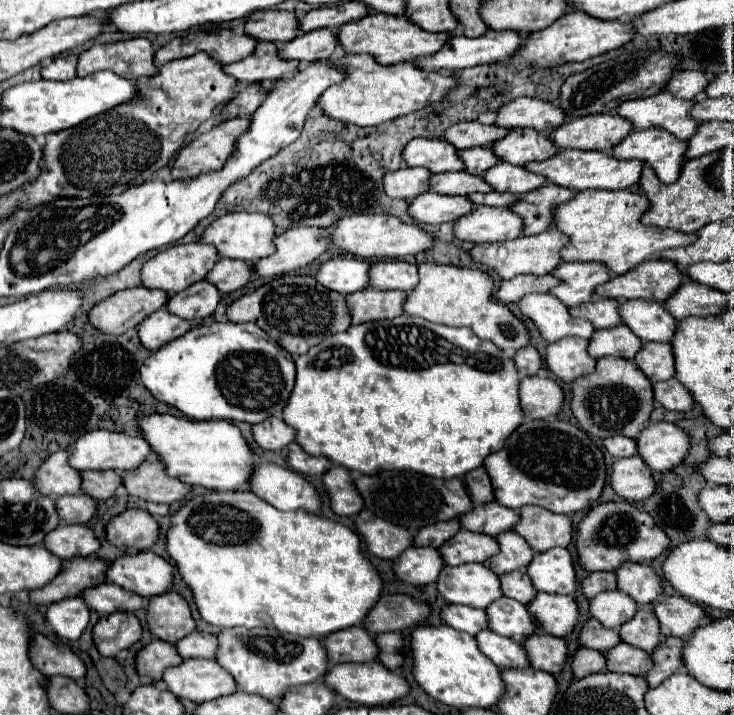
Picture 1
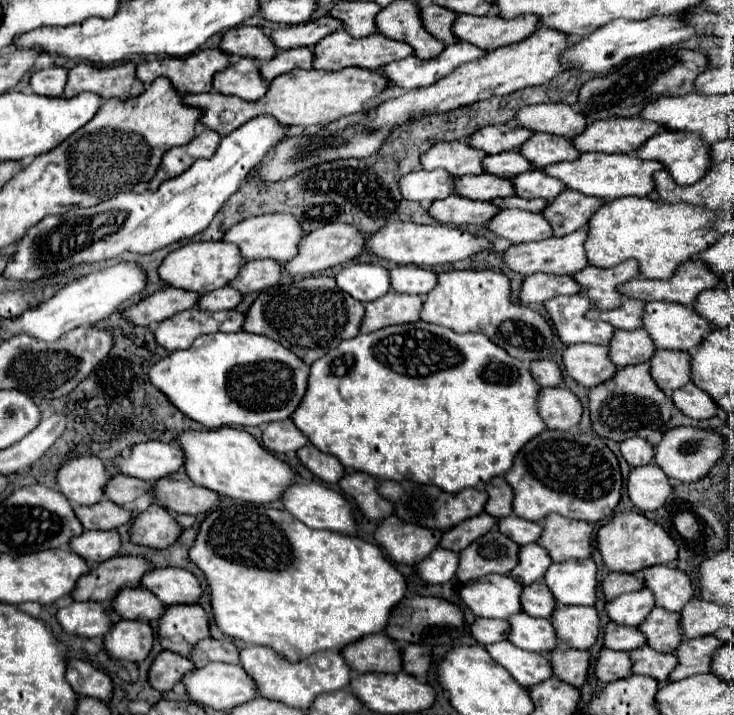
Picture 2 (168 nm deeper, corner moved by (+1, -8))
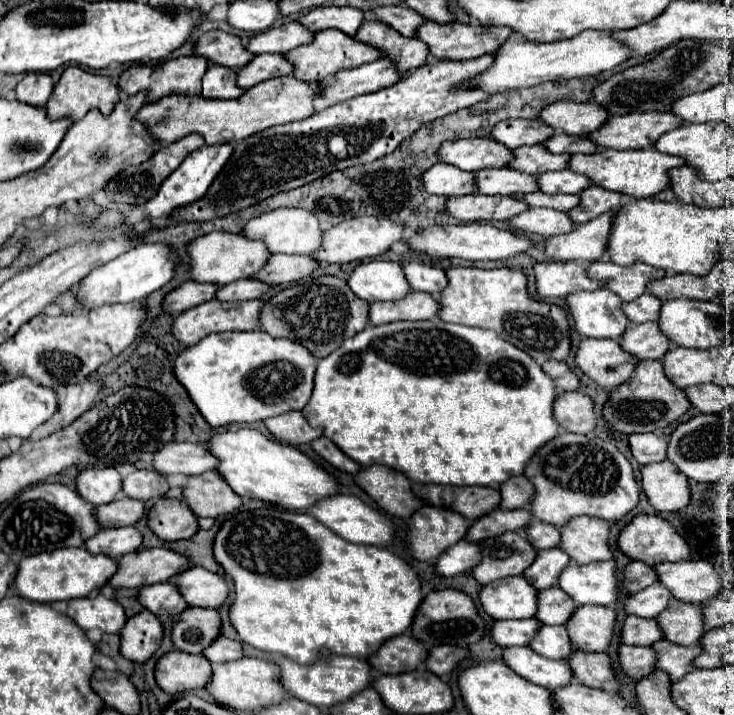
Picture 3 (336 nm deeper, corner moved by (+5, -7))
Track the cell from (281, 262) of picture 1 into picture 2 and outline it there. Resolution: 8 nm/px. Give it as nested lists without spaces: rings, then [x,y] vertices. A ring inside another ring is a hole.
[[[326,224],[326,226],[322,226],[322,228],[318,228],[310,234],[306,234],[298,244],[298,254],[292,260],[284,262],[282,268],[288,276],[316,274],[320,270],[334,268],[334,266],[340,266],[346,260],[356,258],[364,250],[364,242],[366,242],[366,236],[358,234],[356,228],[352,228],[350,224]]]

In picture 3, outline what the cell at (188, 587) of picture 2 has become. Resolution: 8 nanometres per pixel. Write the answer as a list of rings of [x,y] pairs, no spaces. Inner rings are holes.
[[[192,567],[174,577],[176,585],[188,605],[220,609],[228,597],[228,583],[224,577],[210,573],[204,567]]]

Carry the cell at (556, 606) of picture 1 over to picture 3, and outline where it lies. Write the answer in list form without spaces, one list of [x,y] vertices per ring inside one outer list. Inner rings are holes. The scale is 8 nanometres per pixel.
[[[582,605],[566,623],[574,649],[578,651],[606,651],[616,625],[616,613],[610,607]]]

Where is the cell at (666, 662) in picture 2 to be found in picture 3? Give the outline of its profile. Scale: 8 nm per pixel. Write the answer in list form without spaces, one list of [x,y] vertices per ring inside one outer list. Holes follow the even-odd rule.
[[[662,639],[660,643],[654,643],[652,647],[656,647],[656,653],[658,653],[656,667],[660,671],[668,671],[672,683],[680,681],[686,673],[690,673],[694,669],[692,663],[700,655],[700,651],[702,651],[702,645],[684,647],[684,645],[670,643],[666,639]]]

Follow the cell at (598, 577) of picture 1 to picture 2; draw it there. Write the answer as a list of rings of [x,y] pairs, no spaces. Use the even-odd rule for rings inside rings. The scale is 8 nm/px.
[[[608,574],[600,586],[602,586],[604,600],[612,600],[624,592],[634,592],[644,588],[638,574]]]

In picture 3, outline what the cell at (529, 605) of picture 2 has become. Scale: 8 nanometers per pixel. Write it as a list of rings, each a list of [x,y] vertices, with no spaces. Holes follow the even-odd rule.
[[[560,587],[544,589],[540,593],[540,609],[536,617],[544,625],[566,625],[566,621],[572,617],[574,611],[576,603]]]

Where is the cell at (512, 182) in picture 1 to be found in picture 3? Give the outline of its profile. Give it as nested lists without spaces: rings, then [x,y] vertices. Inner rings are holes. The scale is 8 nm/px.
[[[564,169],[564,171],[550,171],[538,175],[538,185],[540,191],[544,193],[582,193],[592,183],[586,175]]]

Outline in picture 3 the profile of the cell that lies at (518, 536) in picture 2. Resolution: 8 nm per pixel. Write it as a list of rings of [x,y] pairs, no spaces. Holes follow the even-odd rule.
[[[538,519],[532,521],[532,527],[528,527],[524,535],[536,549],[554,549],[560,543],[560,529]]]

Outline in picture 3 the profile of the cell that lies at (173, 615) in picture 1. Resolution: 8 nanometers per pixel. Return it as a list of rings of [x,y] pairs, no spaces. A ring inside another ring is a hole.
[[[188,607],[172,627],[174,647],[186,653],[202,653],[220,635],[220,623],[216,609]]]

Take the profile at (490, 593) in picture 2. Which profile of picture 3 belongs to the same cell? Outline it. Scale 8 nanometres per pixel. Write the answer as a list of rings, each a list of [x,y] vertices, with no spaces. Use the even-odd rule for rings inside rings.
[[[522,575],[498,579],[480,591],[480,603],[494,619],[528,619],[536,615],[538,591]]]

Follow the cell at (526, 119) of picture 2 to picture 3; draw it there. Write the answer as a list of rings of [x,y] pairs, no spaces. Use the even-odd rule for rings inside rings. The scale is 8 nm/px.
[[[560,101],[548,105],[540,113],[540,119],[554,127],[558,133],[588,137],[592,131],[600,129],[608,121],[608,111],[594,101],[588,103]]]

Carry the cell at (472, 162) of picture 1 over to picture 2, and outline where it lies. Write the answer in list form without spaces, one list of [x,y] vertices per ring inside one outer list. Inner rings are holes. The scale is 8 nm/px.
[[[502,152],[494,156],[486,156],[482,166],[484,166],[484,172],[500,178],[510,178],[532,170],[532,166],[528,166],[528,160],[518,156],[518,152]]]

